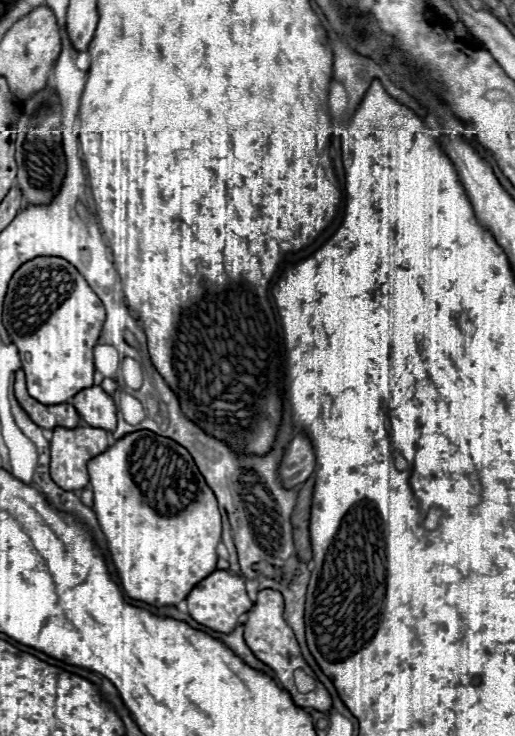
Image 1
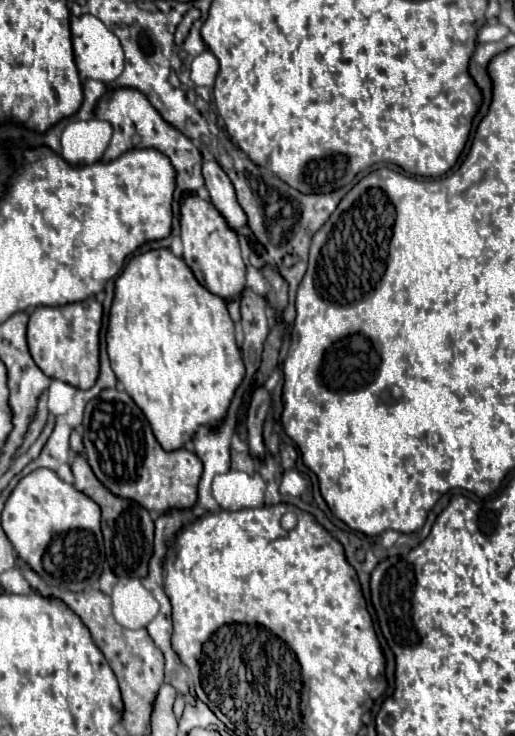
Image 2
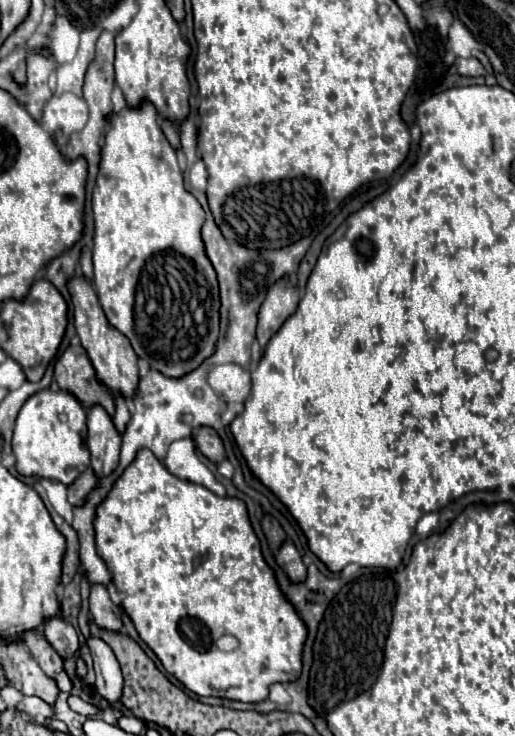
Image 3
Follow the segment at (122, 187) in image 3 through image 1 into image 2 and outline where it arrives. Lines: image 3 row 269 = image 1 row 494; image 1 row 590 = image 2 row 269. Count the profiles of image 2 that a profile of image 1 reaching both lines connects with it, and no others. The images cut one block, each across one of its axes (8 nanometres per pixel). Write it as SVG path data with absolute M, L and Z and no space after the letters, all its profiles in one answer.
M166 248L134 256L118 276L106 342L116 378L150 420L156 440L168 452L184 448L202 424L222 424L222 416L226 416L246 374L224 300L200 286L186 262Z

